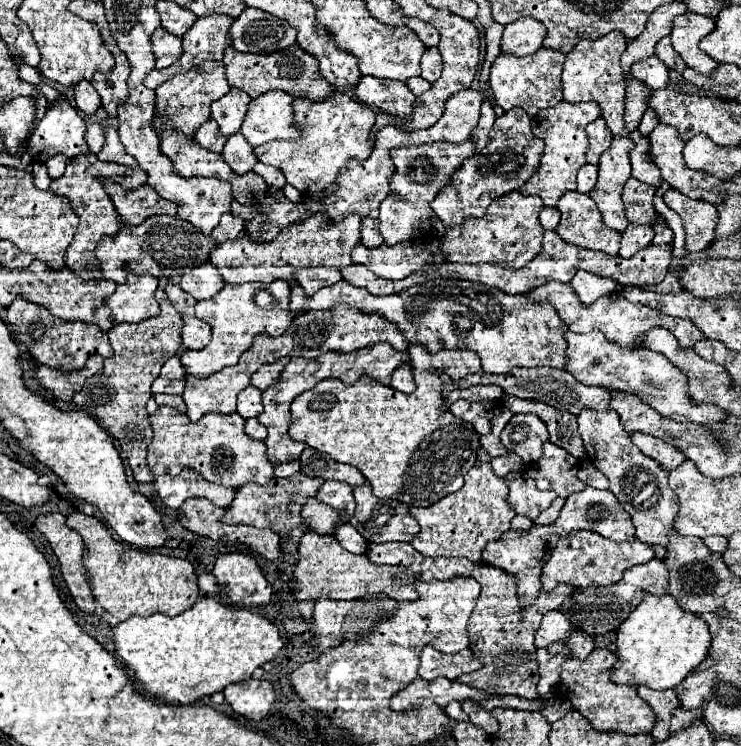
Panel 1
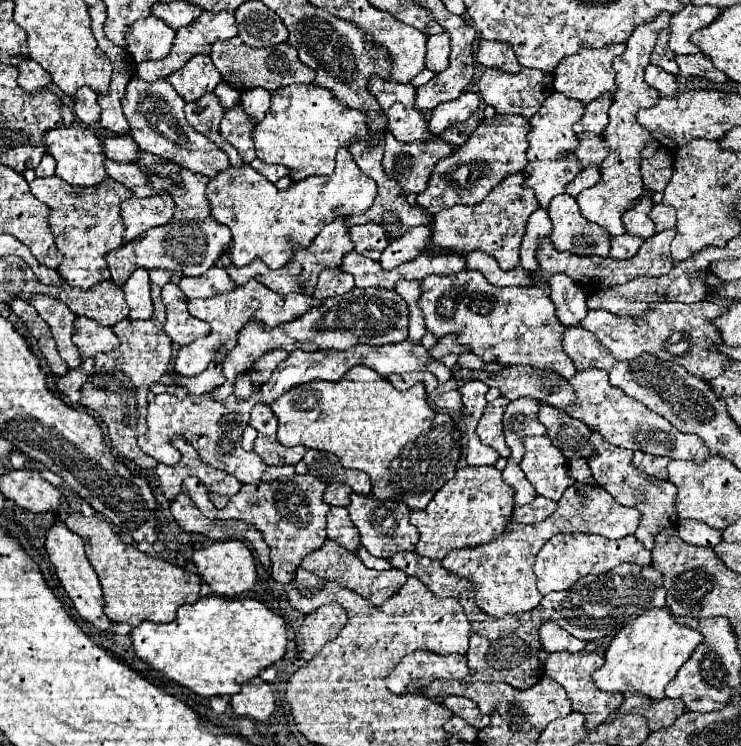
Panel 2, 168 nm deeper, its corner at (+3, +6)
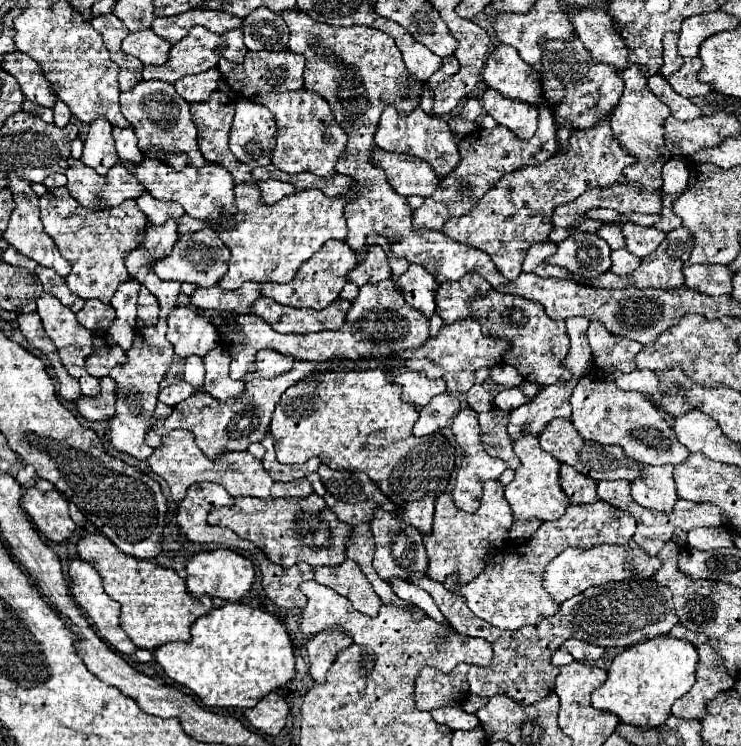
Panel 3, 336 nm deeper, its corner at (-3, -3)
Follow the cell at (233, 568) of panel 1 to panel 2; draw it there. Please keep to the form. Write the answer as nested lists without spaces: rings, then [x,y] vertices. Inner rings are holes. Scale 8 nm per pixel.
[[[226,540],[226,542],[214,542],[194,554],[194,564],[198,574],[206,584],[210,584],[212,592],[218,596],[240,596],[242,592],[248,592],[256,586],[258,582],[258,572],[256,572],[256,560],[252,552],[246,548],[244,542],[240,540]]]

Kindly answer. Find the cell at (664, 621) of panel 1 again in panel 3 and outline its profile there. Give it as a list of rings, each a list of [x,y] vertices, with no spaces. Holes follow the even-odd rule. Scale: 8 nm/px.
[[[666,635],[628,647],[616,655],[610,665],[608,679],[592,693],[592,707],[614,713],[620,723],[636,729],[658,727],[668,719],[672,703],[686,695],[694,685],[696,663],[698,653],[692,643]]]

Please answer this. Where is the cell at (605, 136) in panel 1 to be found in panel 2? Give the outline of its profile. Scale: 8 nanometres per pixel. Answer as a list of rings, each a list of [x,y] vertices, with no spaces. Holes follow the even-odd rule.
[[[610,96],[604,98],[596,98],[590,104],[586,104],[586,112],[582,116],[582,120],[578,124],[574,124],[574,132],[576,134],[604,134],[604,126],[608,124],[608,108],[612,104]]]

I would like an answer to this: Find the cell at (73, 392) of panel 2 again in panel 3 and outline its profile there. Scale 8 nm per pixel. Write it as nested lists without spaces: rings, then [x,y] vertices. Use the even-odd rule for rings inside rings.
[[[103,377],[99,382],[102,393],[98,397],[80,397],[76,401],[80,415],[88,421],[108,421],[114,415],[117,385],[110,377]]]

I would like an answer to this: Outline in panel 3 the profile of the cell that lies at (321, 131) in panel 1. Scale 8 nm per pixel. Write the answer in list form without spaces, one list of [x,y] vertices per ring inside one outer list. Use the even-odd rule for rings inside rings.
[[[306,89],[290,91],[290,93],[270,93],[270,95],[254,95],[250,101],[268,107],[276,117],[276,149],[272,157],[272,165],[276,165],[284,173],[314,173],[318,177],[334,175],[334,163],[338,161],[342,149],[346,147],[346,133],[336,123],[330,105],[318,95]]]

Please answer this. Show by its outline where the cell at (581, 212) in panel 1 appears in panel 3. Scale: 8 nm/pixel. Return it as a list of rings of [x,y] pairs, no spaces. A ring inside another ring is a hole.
[[[572,233],[566,241],[558,243],[558,253],[546,259],[550,265],[568,269],[572,275],[582,277],[578,283],[588,285],[590,279],[610,271],[610,247],[598,235]]]

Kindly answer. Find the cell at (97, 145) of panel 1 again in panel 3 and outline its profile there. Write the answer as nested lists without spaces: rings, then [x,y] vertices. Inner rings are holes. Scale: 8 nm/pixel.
[[[144,159],[142,163],[134,165],[132,171],[138,177],[138,181],[148,189],[150,195],[154,195],[160,201],[180,203],[186,215],[210,223],[212,229],[220,229],[220,225],[222,227],[234,225],[234,217],[230,217],[230,215],[236,215],[238,211],[234,203],[234,181],[232,181],[232,175],[222,165],[204,165],[200,169],[186,167],[184,171],[172,171],[160,161]]]

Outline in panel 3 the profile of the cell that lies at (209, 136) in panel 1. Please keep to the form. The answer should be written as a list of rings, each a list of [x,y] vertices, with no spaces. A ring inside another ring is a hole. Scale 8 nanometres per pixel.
[[[214,91],[214,95],[210,95],[208,101],[192,103],[192,105],[190,105],[190,113],[192,113],[192,121],[194,121],[196,129],[198,129],[198,145],[200,145],[202,155],[204,155],[210,163],[222,165],[222,167],[234,177],[234,183],[238,185],[238,183],[250,183],[250,181],[252,181],[252,173],[250,173],[250,169],[248,169],[244,163],[240,163],[240,161],[232,155],[232,151],[230,151],[230,147],[228,147],[228,131],[230,131],[230,127],[232,127],[234,107],[236,107],[236,101],[234,101],[230,95],[226,95],[226,93],[222,93],[222,91]]]

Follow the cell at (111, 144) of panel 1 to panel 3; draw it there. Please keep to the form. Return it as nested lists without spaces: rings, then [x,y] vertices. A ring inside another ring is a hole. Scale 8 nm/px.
[[[148,191],[144,195],[140,195],[136,199],[136,203],[154,225],[162,225],[168,219],[174,219],[178,223],[178,219],[184,215],[184,211],[182,211],[182,207],[178,203],[174,203],[174,201],[170,201],[170,203],[168,201],[158,201]]]

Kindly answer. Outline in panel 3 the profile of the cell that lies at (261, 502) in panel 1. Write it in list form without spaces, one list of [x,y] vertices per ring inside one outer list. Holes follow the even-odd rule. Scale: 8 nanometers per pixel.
[[[316,493],[306,499],[270,501],[258,497],[238,497],[234,499],[232,507],[212,509],[208,513],[208,523],[236,531],[236,535],[252,541],[272,559],[272,563],[282,567],[292,567],[298,561],[304,561],[312,567],[334,567],[346,559],[346,543],[352,537],[352,527],[342,523]]]

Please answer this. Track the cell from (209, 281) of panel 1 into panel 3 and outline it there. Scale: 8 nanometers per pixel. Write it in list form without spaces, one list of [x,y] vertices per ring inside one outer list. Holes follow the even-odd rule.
[[[244,283],[244,287],[236,291],[224,291],[220,285],[214,285],[210,289],[196,289],[190,301],[194,307],[210,311],[252,313],[252,305],[260,297],[260,283]]]

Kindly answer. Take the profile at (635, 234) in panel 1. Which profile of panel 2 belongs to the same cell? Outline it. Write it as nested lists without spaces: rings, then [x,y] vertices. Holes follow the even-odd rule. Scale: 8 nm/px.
[[[620,234],[616,238],[612,238],[612,250],[610,250],[610,256],[612,258],[618,258],[618,260],[624,260],[624,258],[632,258],[638,248],[642,246],[642,238],[636,238],[632,234]]]

